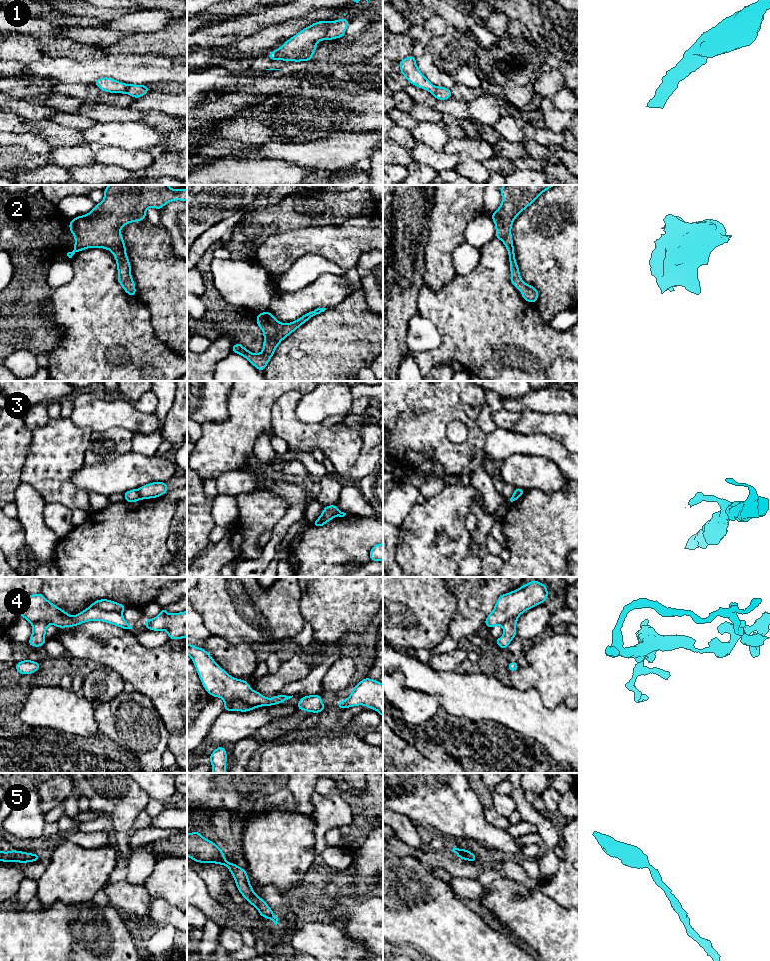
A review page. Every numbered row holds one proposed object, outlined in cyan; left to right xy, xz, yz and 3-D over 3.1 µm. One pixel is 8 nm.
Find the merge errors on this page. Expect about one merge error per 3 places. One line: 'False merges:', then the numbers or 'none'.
False merges: 3, 4

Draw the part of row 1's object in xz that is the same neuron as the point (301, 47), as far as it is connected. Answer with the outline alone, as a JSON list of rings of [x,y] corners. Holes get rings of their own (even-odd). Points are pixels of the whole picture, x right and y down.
[[[343,18],[336,21],[318,21],[302,29],[288,39],[280,48],[266,55],[271,60],[287,62],[308,61],[317,49],[316,43],[322,40],[332,40],[345,37],[345,31],[351,21]]]

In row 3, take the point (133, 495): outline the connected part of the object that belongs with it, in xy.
[[[132,489],[123,493],[125,501],[132,503],[141,500],[138,489]]]

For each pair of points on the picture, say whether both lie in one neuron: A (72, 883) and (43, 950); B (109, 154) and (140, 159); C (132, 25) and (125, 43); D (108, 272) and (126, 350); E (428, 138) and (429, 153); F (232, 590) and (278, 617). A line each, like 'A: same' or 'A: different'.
A: different
B: same
C: different
D: same
E: different
F: same

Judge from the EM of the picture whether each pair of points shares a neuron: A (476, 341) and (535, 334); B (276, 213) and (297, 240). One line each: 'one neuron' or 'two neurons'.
A: one neuron
B: two neurons

